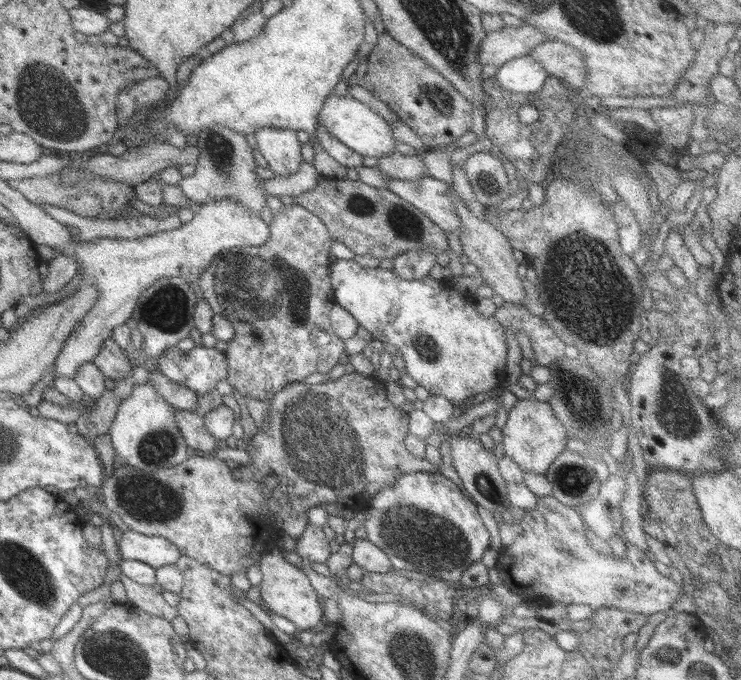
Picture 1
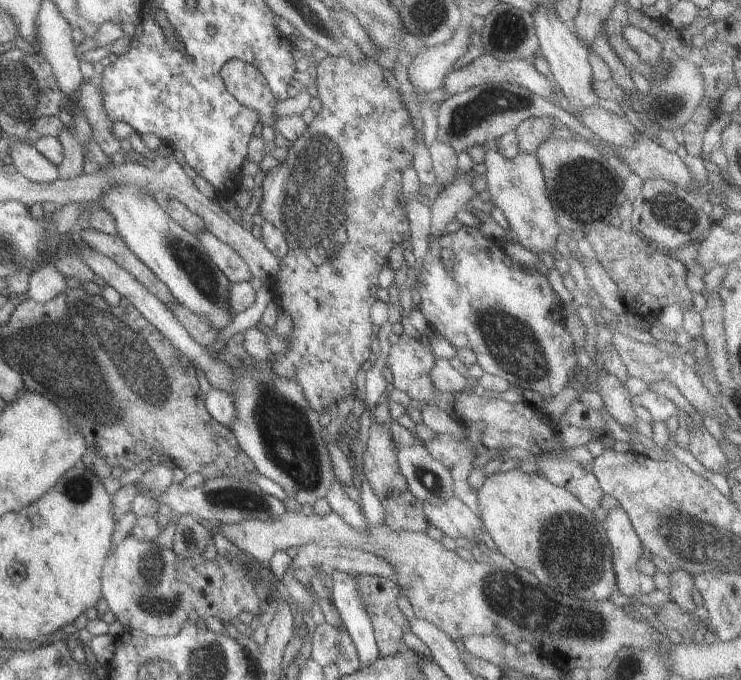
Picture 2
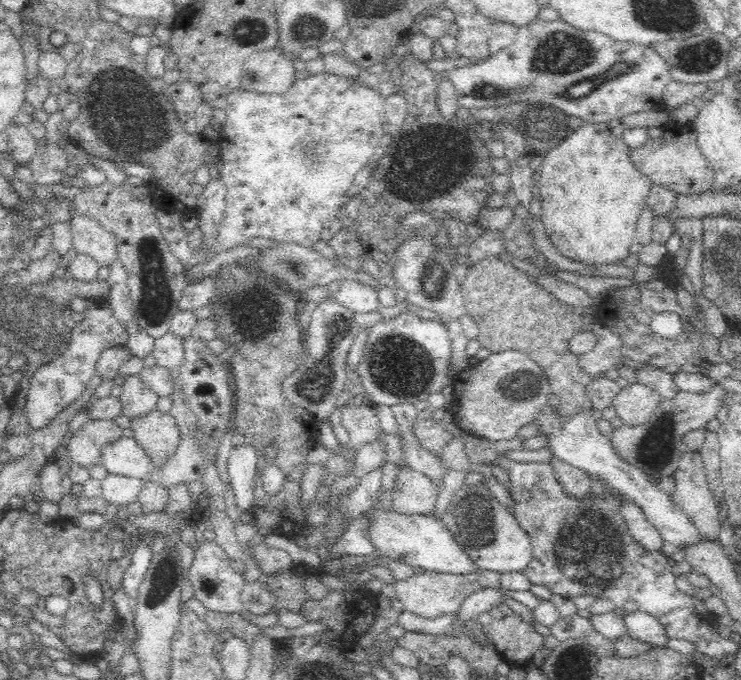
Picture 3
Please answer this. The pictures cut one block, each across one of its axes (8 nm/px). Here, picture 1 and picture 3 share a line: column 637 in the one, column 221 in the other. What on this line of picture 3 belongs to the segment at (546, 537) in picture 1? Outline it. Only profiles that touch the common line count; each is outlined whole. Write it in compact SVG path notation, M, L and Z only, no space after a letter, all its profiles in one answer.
M206 538L197 544L195 559L188 577L192 584L193 597L199 600L208 611L216 610L220 614L236 614L243 612L241 592L245 579L243 573L238 573L231 568L231 562L224 550L215 542L208 542Z

